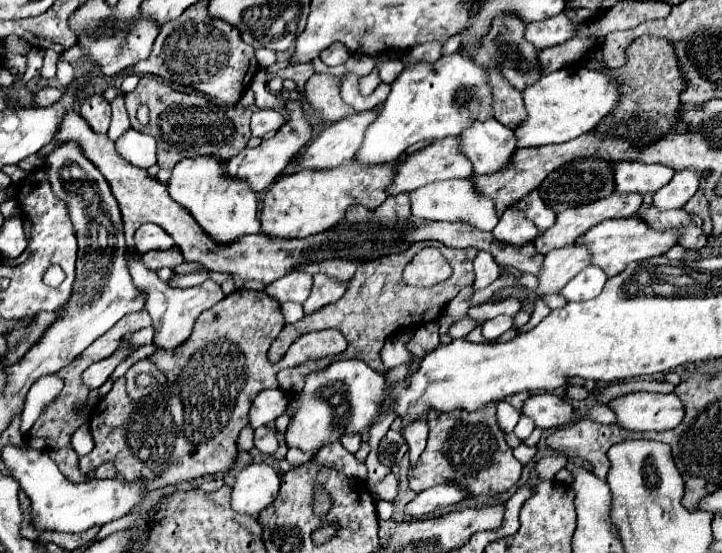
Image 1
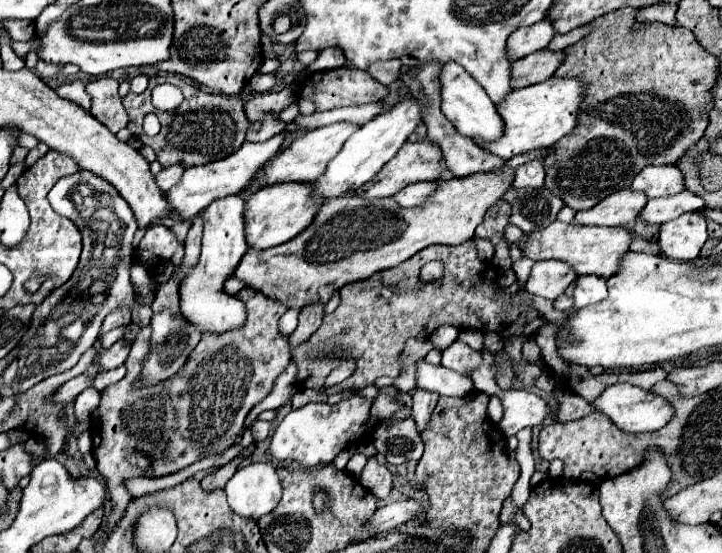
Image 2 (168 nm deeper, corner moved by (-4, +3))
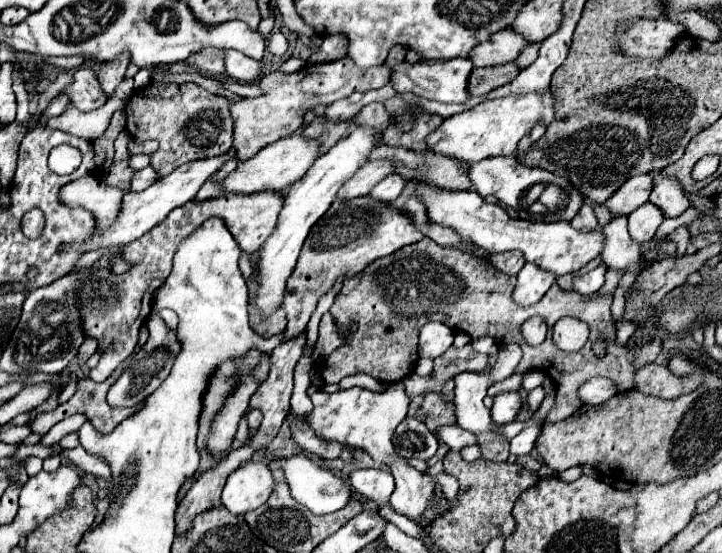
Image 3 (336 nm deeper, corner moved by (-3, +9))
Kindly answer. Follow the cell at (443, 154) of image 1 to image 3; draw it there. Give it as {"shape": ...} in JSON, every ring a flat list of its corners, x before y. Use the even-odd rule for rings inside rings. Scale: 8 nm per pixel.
{"shape":[[376,159,376,161,368,161,366,165,362,165,362,169,358,169,358,173,346,181,346,185,342,185,342,189,338,191,340,199,354,199,360,195,368,195,370,189,374,189,374,185,378,185,378,181,382,181,384,177,396,173,394,161,390,159]]}

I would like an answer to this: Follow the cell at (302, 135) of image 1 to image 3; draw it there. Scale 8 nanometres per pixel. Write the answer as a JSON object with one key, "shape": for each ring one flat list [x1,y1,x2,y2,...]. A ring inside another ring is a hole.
{"shape":[[232,151,218,155,218,157,210,157,210,159,198,159,198,161,190,161,178,169,174,169,170,175,160,177,154,185,150,185,144,191,138,193,126,193,122,199,122,209,120,215,116,217,114,225,110,229,104,231,104,235,96,235,92,233,92,237,86,239,86,243,82,245,82,253,92,251,92,249,100,249,100,247,110,247,110,245,128,245,132,241,136,241,138,237,142,237,144,233,148,233,152,227,160,225,166,215,176,209,182,207,184,203,192,201,196,197,196,193,200,191,200,187,204,185,204,181,208,177,212,177,214,173,218,173,230,159,234,159]]}

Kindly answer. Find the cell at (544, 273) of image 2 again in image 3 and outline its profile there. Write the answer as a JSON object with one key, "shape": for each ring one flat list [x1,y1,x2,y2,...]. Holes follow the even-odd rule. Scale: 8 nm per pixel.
{"shape":[[526,263,522,271,518,273,518,285,514,289,514,301,522,307,534,305,544,297,544,293,554,285,556,277,554,273,546,273,544,269,538,269,534,263]]}

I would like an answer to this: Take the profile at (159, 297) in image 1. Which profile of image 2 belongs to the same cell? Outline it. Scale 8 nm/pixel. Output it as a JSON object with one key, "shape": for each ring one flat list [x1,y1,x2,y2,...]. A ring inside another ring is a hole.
{"shape":[[167,309,161,311,159,315,153,315,151,329,153,329,151,353,143,359,143,369,135,381,135,385,139,385,139,387,151,387,151,385,157,385,157,383,173,377,185,365,189,353,195,349,195,345,201,339,201,333,189,321,185,321,181,315,173,317]]}

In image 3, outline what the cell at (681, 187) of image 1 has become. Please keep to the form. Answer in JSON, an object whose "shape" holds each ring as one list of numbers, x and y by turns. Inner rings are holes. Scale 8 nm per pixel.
{"shape":[[644,203,642,207,638,207,636,211,632,211,628,215,628,231,632,235,634,241,644,243,648,239,654,237,656,229,660,227,660,223,664,221,664,213,662,209,658,209,654,203]]}

